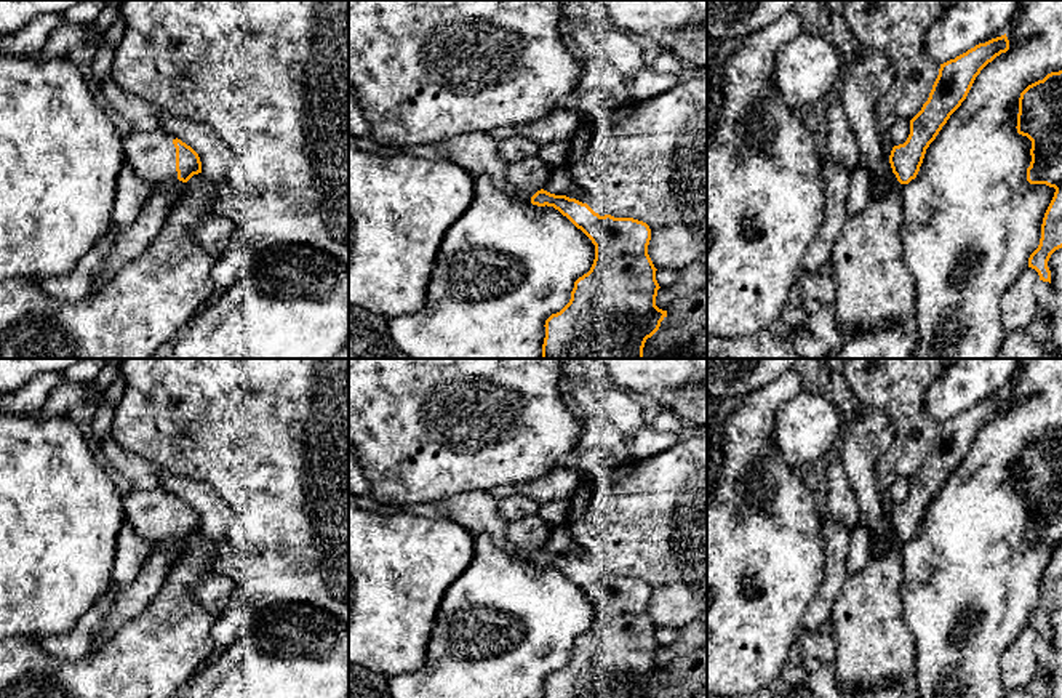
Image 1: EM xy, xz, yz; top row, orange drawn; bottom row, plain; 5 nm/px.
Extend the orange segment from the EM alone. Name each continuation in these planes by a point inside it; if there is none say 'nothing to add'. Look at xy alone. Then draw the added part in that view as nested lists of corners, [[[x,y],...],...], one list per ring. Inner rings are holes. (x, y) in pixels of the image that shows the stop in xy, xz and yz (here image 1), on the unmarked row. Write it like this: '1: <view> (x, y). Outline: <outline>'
1: xy (152, 514). Outline: [[[131,490],[123,496],[123,511],[134,532],[150,543],[176,540],[176,495],[163,490]]]

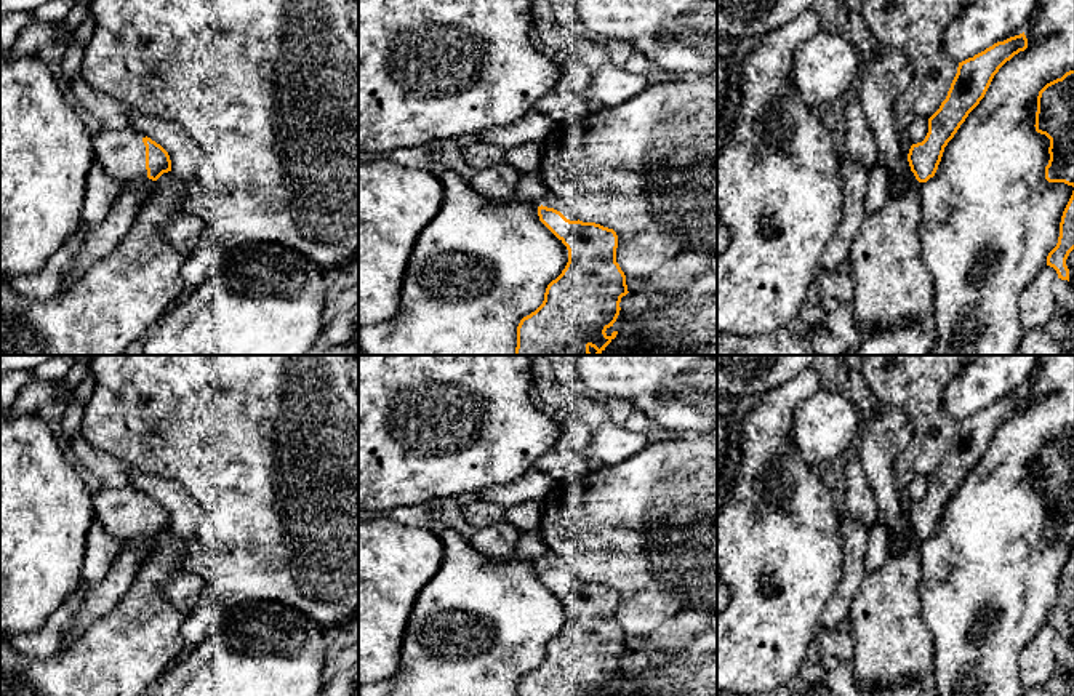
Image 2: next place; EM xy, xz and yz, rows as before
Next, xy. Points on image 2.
1: xy (122, 512). Outline: [[[101,488],[93,494],[93,509],[104,530],[120,541],[146,538],[146,493],[133,488]]]

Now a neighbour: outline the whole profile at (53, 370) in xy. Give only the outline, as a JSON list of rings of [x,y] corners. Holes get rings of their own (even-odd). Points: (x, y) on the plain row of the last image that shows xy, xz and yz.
[[[59,355],[58,358],[43,362],[32,370],[35,379],[43,381],[62,381],[74,365],[74,358],[69,355]]]

